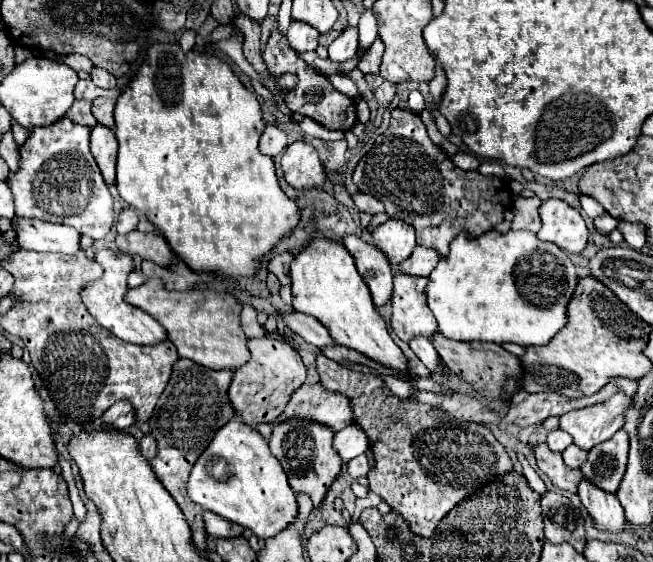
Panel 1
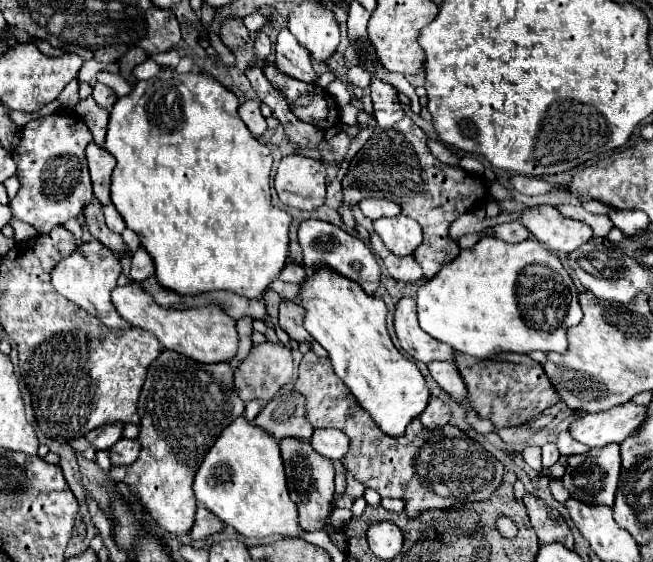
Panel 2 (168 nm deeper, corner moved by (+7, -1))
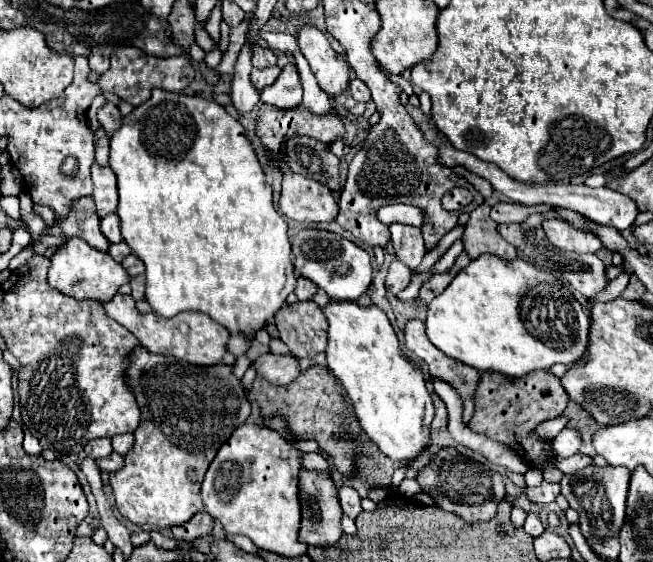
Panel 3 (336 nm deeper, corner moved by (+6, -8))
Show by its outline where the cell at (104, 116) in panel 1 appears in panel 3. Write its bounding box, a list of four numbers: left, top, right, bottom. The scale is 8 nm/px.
[94,128,108,166]

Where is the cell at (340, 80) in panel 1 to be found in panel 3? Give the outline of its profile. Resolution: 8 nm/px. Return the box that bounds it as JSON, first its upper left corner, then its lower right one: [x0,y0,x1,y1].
[260,66,303,110]

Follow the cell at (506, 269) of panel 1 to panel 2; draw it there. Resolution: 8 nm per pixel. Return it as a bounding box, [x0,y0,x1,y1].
[415,237,583,359]

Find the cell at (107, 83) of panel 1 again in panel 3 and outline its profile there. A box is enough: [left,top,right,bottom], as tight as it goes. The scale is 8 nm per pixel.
[98,102,122,136]

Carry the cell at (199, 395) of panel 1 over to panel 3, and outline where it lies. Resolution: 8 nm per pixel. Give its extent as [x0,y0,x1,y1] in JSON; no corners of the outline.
[110,346,250,528]

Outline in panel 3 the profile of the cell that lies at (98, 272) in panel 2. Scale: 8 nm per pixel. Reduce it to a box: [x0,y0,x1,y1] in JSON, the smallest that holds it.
[48,236,130,300]

